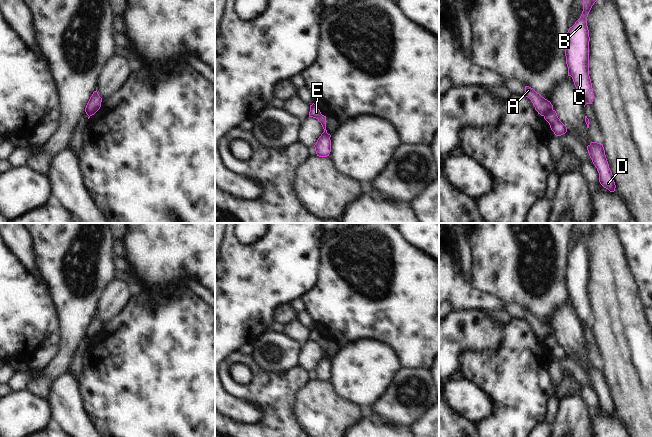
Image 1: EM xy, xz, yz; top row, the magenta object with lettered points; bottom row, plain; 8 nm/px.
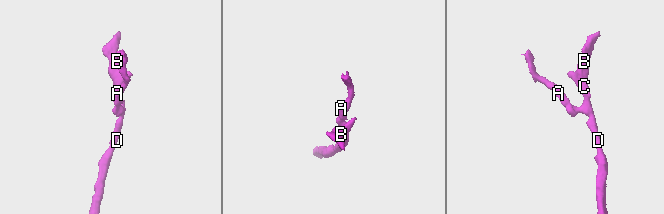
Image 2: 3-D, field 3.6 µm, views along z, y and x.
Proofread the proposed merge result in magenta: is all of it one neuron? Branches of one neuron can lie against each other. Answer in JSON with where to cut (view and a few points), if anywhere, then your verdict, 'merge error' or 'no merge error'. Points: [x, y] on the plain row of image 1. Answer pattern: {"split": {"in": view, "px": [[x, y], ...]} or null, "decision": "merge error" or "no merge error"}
{"split": {"in": "yz", "px": [[553, 334], [544, 340]]}, "decision": "merge error"}

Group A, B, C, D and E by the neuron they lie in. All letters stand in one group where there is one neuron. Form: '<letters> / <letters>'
A / B C D E

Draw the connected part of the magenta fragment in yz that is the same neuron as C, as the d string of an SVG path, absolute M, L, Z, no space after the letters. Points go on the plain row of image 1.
M583 223L583 235L580 242L567 256L565 274L568 300L571 300L585 331L593 326L593 312L589 300L589 254L588 238L597 223Z

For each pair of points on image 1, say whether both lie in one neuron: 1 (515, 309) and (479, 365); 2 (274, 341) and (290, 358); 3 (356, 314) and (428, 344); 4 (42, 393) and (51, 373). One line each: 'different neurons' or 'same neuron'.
1: different neurons
2: same neuron
3: same neuron
4: same neuron

